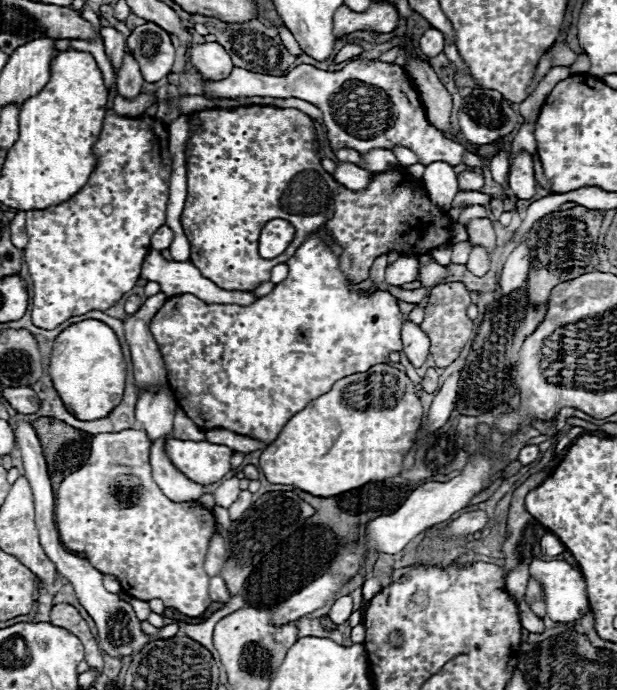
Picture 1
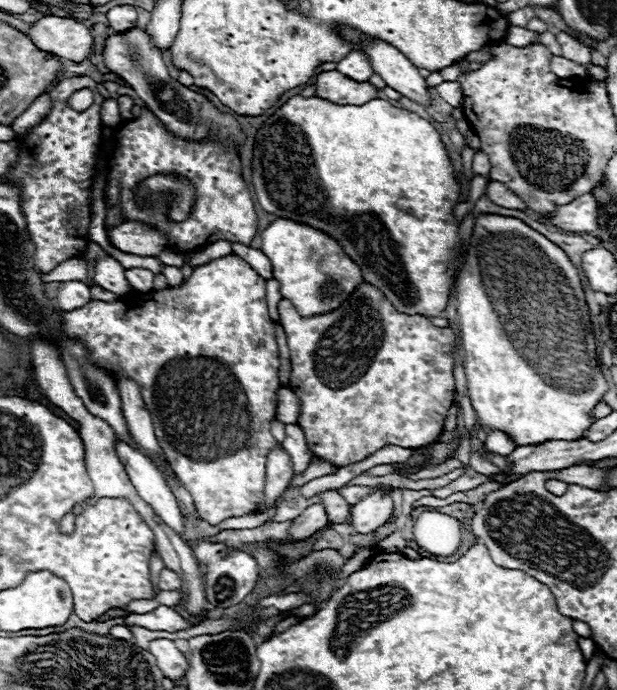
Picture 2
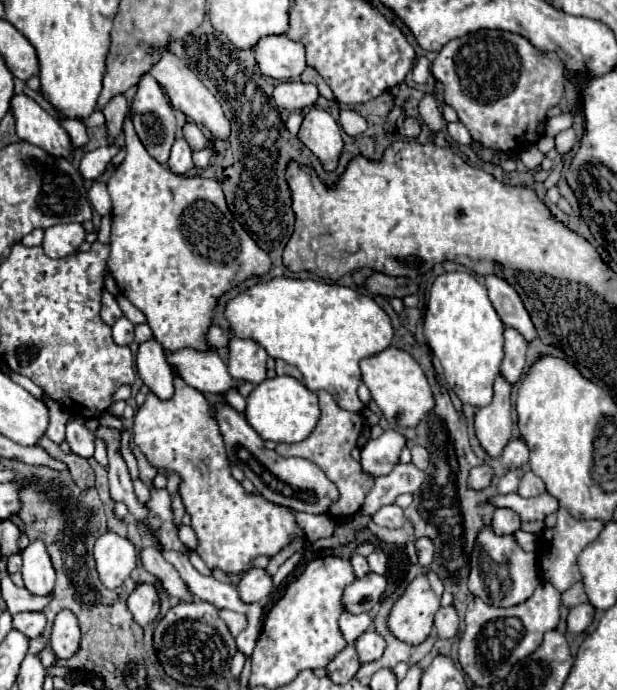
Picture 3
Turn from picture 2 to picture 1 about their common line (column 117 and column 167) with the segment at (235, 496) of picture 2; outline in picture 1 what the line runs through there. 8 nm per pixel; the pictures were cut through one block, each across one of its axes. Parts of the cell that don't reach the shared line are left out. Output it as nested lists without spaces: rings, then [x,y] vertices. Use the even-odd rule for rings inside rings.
[[[318,232],[308,234],[286,264],[290,270],[286,280],[276,284],[270,294],[256,298],[250,306],[206,304],[192,294],[182,294],[180,298],[168,298],[152,318],[150,330],[162,352],[170,388],[186,416],[202,430],[224,426],[236,434],[270,444],[292,414],[304,410],[312,398],[326,394],[334,382],[366,372],[376,364],[390,364],[390,352],[402,350],[398,300],[382,290],[350,290],[356,284],[340,270],[338,256],[334,256]]]

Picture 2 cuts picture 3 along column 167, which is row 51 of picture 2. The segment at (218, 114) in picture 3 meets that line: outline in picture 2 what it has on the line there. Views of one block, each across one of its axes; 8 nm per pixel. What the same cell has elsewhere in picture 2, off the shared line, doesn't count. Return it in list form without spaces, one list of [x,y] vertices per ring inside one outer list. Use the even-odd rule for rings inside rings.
[[[42,16],[38,22],[30,24],[28,38],[46,52],[52,52],[60,58],[82,62],[92,52],[94,40],[90,30],[72,20],[62,16]]]

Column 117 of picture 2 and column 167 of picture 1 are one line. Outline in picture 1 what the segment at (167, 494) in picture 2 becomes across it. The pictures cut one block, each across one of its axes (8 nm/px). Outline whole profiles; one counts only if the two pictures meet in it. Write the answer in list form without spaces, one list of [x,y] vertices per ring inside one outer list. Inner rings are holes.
[[[170,438],[166,442],[166,452],[180,472],[200,484],[218,482],[230,472],[232,450],[228,446],[210,444],[206,440],[192,442]]]

